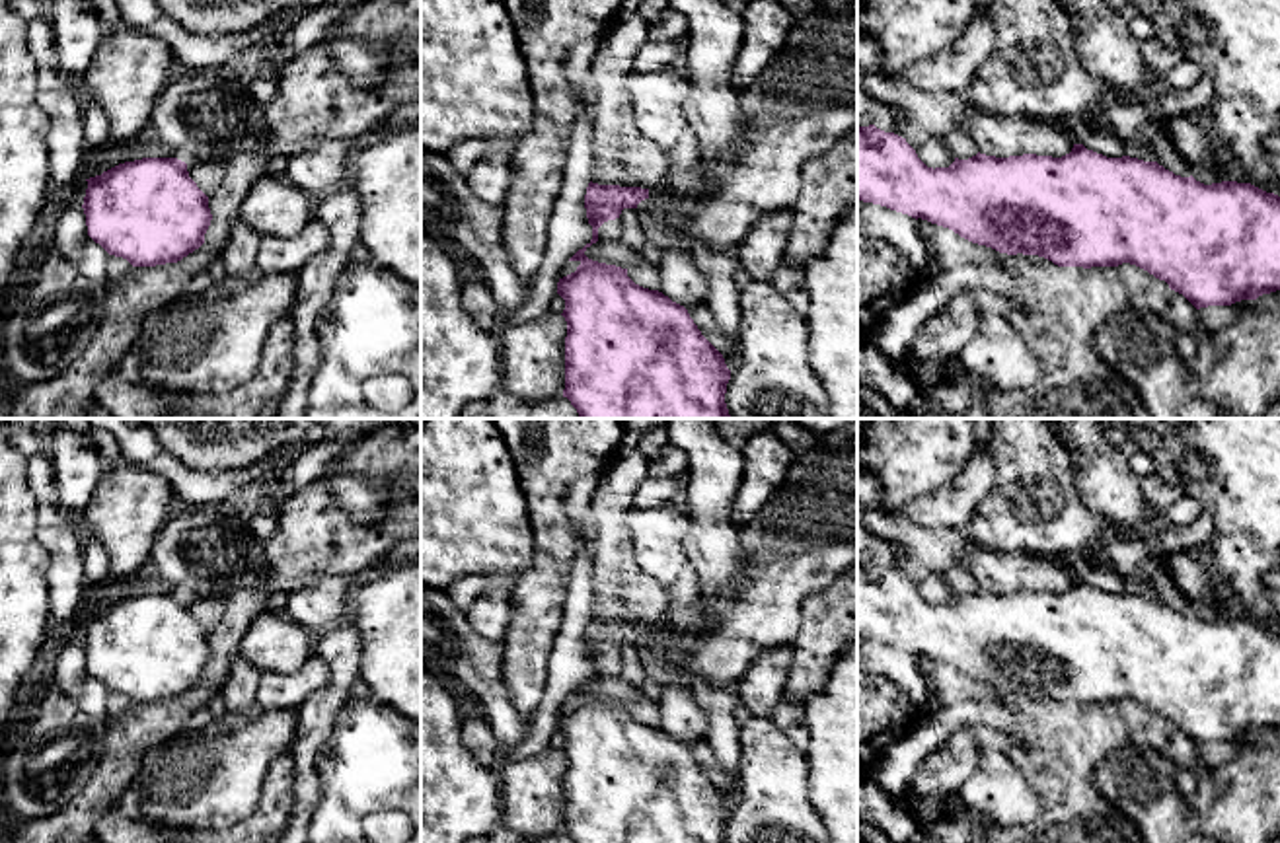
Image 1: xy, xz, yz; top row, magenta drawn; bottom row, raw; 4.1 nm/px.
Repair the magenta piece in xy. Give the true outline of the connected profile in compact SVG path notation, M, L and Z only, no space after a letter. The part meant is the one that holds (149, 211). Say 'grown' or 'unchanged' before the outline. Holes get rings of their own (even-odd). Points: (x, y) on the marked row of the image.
unchanged; M142 158L119 164L90 177L84 214L88 236L109 255L132 267L177 263L205 243L212 214L208 197L189 177L187 164L177 158Z

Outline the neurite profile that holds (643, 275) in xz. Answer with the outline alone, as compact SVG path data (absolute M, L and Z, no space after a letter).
M621 239L596 241L586 247L584 255L592 261L625 269L627 276L643 288L659 290L660 286L659 269L647 265L643 255L627 247Z

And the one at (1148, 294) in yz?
M1130 263L1118 265L1116 273L1124 284L1130 308L1142 313L1165 313L1169 296L1173 292L1165 280L1159 280L1148 271Z

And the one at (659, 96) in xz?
M682 64L655 72L629 70L623 84L633 99L637 128L659 146L668 165L697 165L699 140L684 117L690 78Z

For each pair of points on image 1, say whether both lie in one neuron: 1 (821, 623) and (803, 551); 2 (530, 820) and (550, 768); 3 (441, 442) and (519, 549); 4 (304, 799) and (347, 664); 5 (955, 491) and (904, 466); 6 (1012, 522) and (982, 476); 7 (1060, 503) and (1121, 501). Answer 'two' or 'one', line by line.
1: two
2: one
3: one
4: one
5: two
6: two
7: two

